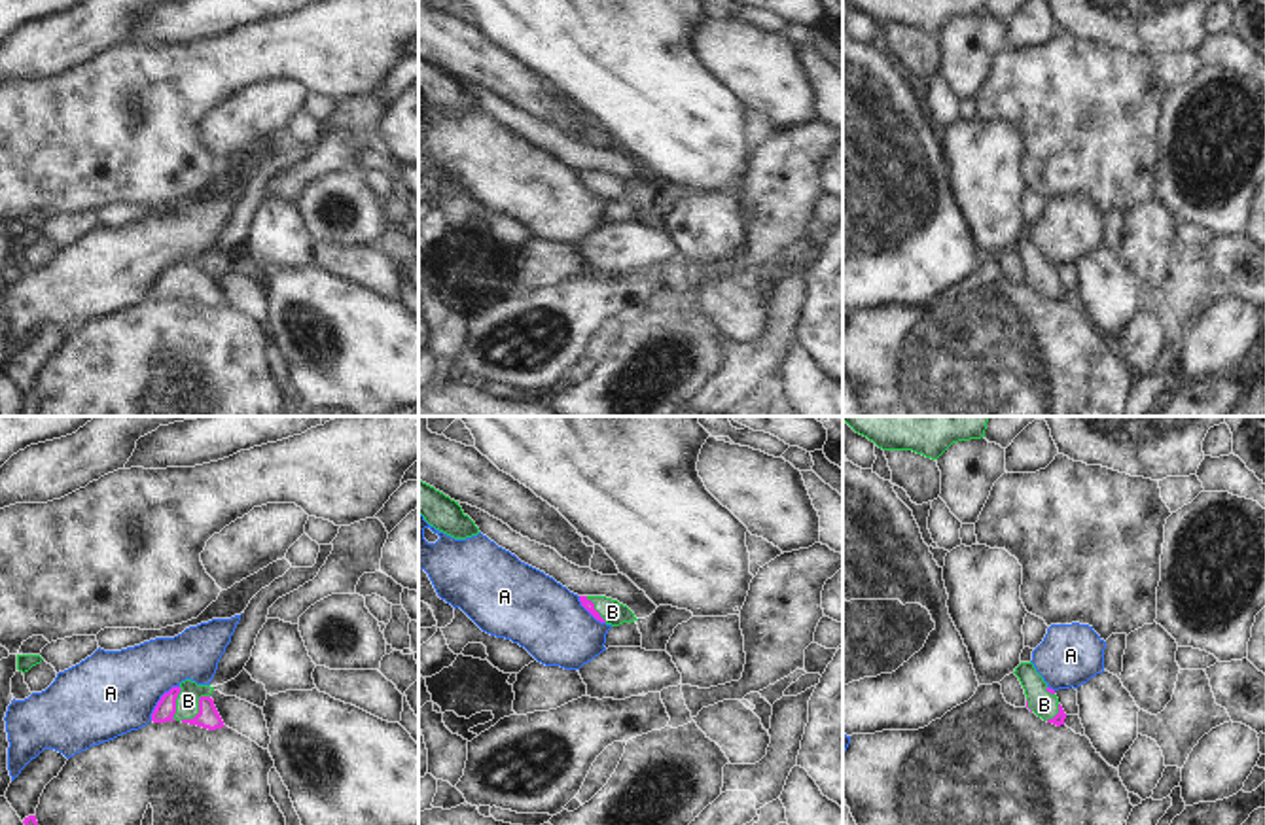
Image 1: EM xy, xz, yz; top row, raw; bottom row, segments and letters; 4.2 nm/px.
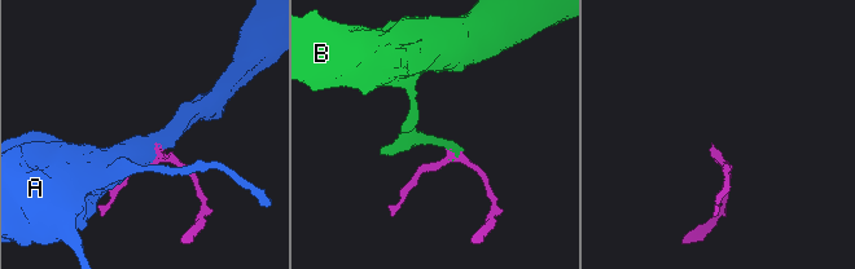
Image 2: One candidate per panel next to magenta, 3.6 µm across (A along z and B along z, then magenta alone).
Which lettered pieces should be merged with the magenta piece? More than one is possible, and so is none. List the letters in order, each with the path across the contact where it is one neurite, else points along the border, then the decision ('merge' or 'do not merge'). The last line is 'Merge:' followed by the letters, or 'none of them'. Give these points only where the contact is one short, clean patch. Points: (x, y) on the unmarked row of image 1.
A: do not merge
B: runs through xy (207, 294), (199, 286), (188, 277); merge
Merge: B

